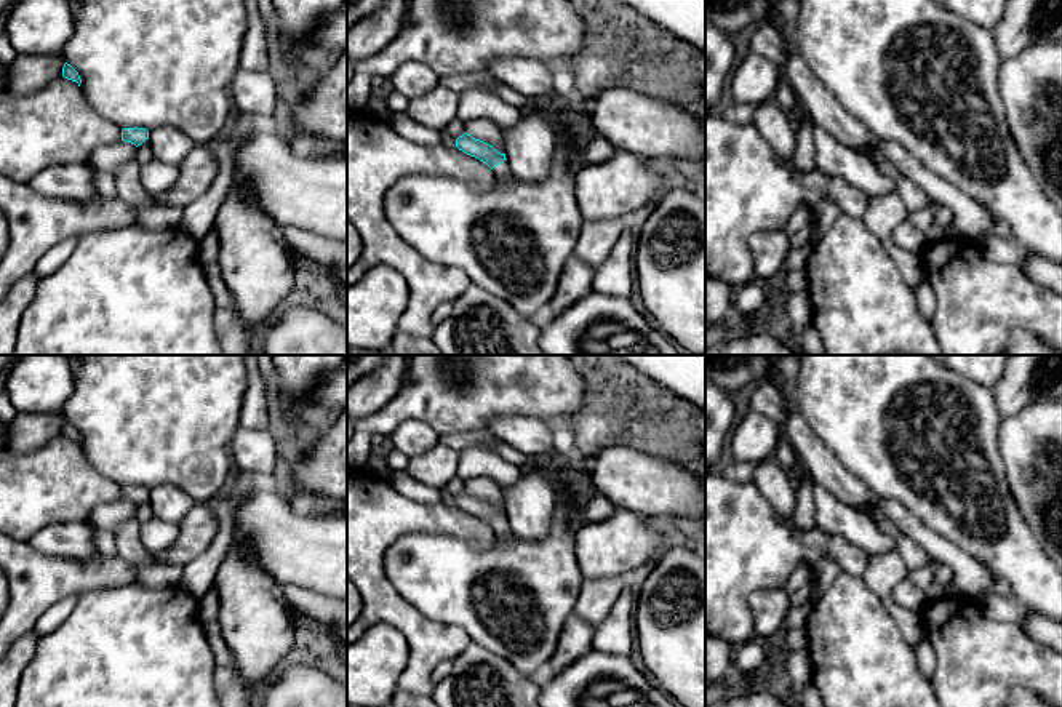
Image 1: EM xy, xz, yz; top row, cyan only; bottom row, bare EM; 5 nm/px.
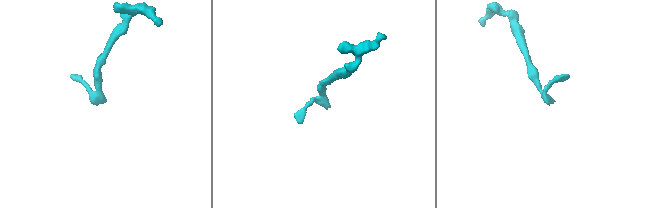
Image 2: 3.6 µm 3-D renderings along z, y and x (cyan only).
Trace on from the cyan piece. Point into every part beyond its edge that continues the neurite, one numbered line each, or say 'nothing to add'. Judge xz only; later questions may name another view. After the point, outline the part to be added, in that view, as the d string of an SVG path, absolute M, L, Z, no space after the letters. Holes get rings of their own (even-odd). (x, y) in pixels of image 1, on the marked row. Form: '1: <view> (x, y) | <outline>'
1: xz (503, 170) | M504 160L497 166L494 166L493 171L494 171L494 176L499 181L505 181L509 178L509 174L510 174L510 166L509 166L507 160Z

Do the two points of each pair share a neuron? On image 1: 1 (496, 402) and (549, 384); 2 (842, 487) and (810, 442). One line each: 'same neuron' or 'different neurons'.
1: same neuron
2: same neuron

